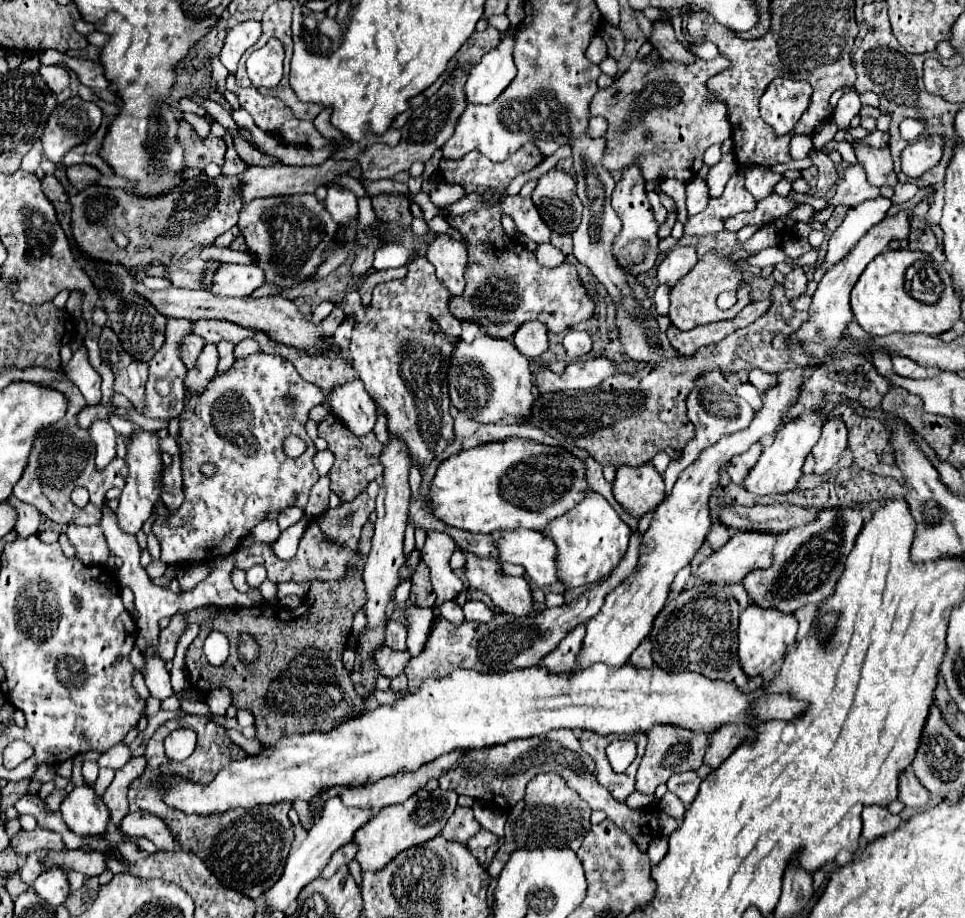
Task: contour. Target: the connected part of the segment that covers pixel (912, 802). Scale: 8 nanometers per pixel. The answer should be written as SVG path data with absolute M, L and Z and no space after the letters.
M909 767L899 777L899 801L907 807L925 807L929 801L929 791L917 781Z

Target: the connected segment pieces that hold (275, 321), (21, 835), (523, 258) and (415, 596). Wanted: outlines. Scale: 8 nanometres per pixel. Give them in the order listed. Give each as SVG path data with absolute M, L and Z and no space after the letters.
M137 285L137 291L155 305L155 309L159 313L163 313L165 317L185 317L185 319L225 319L249 329L259 329L265 331L271 339L285 343L285 345L293 345L297 349L305 349L307 353L317 353L323 349L323 337L321 337L321 329L319 325L311 323L295 305L293 301L287 301L281 295L273 295L273 297L221 297L215 295L209 289L179 289L179 287L169 287L163 291L149 291L149 289L141 289L141 285Z
M33 829L33 831L19 831L13 839L11 845L19 855L29 855L41 849L53 849L53 851L65 851L65 843L59 833L47 831L47 829Z
M481 207L475 211L465 213L463 217L449 217L449 223L453 227L457 227L469 241L469 265L465 271L465 293L463 297L453 297L449 301L449 311L453 317L457 319L469 319L475 323L481 323L485 327L485 333L489 333L491 337L511 337L517 327L529 319L537 319L543 325L547 325L547 329L551 333L561 333L577 323L587 321L589 317L593 317L595 313L595 301L589 295L589 291L585 289L583 281L577 275L575 265L571 263L563 263L555 269L543 267L535 261L535 255L531 251L527 251L521 243L509 239L503 229L501 229L501 213L497 207Z
M423 560L419 562L412 576L412 584L410 600L421 607L433 607L437 595L431 587L430 569Z

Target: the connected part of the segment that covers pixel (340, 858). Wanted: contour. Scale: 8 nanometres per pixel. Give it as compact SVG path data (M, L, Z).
M347 843L345 847L341 847L341 849L333 855L333 859L329 861L329 865L327 865L325 871L321 873L321 877L329 879L333 873L337 873L337 869L339 869L341 865L349 865L349 863L353 861L355 853L357 853L357 845L355 845L355 843Z

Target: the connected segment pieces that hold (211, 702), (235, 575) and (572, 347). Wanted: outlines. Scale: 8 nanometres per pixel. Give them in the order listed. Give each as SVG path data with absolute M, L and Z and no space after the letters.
M217 687L209 693L207 705L215 715L225 715L227 707L231 705L231 691L227 687Z
M234 569L231 574L231 581L239 592L246 593L251 589L246 582L246 572L243 570Z
M571 329L563 337L563 347L565 347L565 353L571 361L581 359L591 351L591 337L587 337L587 331Z

